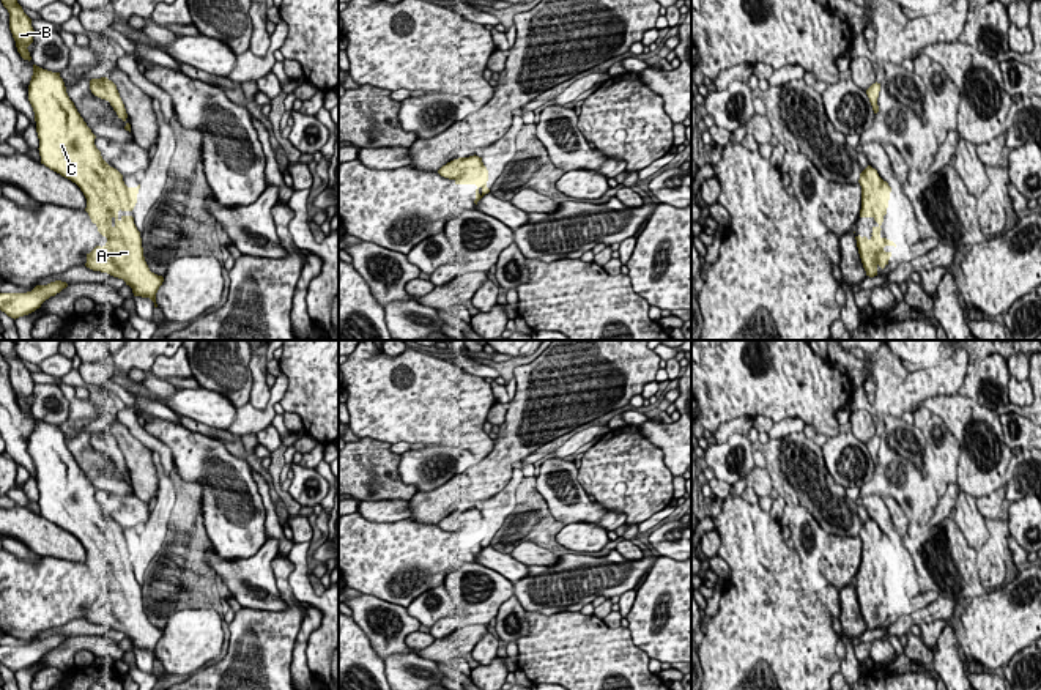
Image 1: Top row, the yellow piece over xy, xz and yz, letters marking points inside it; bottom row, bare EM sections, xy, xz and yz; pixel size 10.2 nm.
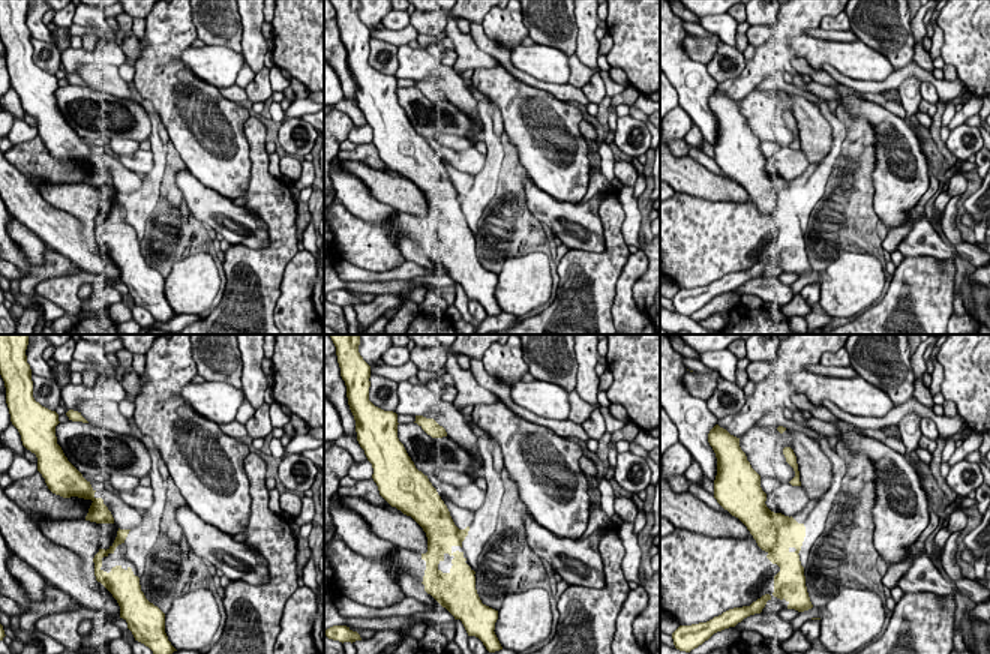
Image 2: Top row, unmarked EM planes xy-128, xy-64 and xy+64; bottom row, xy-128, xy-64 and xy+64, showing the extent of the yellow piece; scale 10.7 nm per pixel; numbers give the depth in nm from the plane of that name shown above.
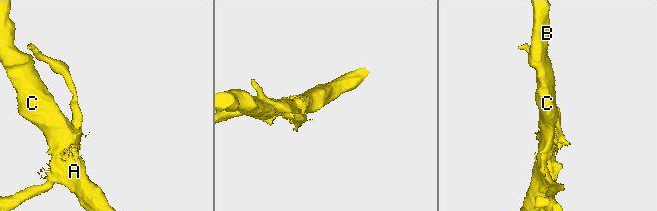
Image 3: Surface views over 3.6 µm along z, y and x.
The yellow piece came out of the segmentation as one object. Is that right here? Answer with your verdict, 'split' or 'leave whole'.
leave whole

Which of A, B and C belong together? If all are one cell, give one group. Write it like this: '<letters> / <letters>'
A B C

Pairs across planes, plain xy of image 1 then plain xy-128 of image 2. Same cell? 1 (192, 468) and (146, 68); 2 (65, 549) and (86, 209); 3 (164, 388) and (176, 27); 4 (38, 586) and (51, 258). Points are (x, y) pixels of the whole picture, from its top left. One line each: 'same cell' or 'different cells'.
1: same cell
2: same cell
3: different cells
4: different cells

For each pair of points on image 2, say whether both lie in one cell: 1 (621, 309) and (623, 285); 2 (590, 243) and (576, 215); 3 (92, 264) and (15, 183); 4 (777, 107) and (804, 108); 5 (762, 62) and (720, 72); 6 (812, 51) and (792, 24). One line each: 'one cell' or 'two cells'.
1: one cell
2: one cell
3: one cell
4: two cells
5: two cells
6: two cells

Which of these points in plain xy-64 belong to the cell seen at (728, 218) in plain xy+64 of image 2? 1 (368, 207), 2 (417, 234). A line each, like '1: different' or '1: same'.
1: different
2: same

